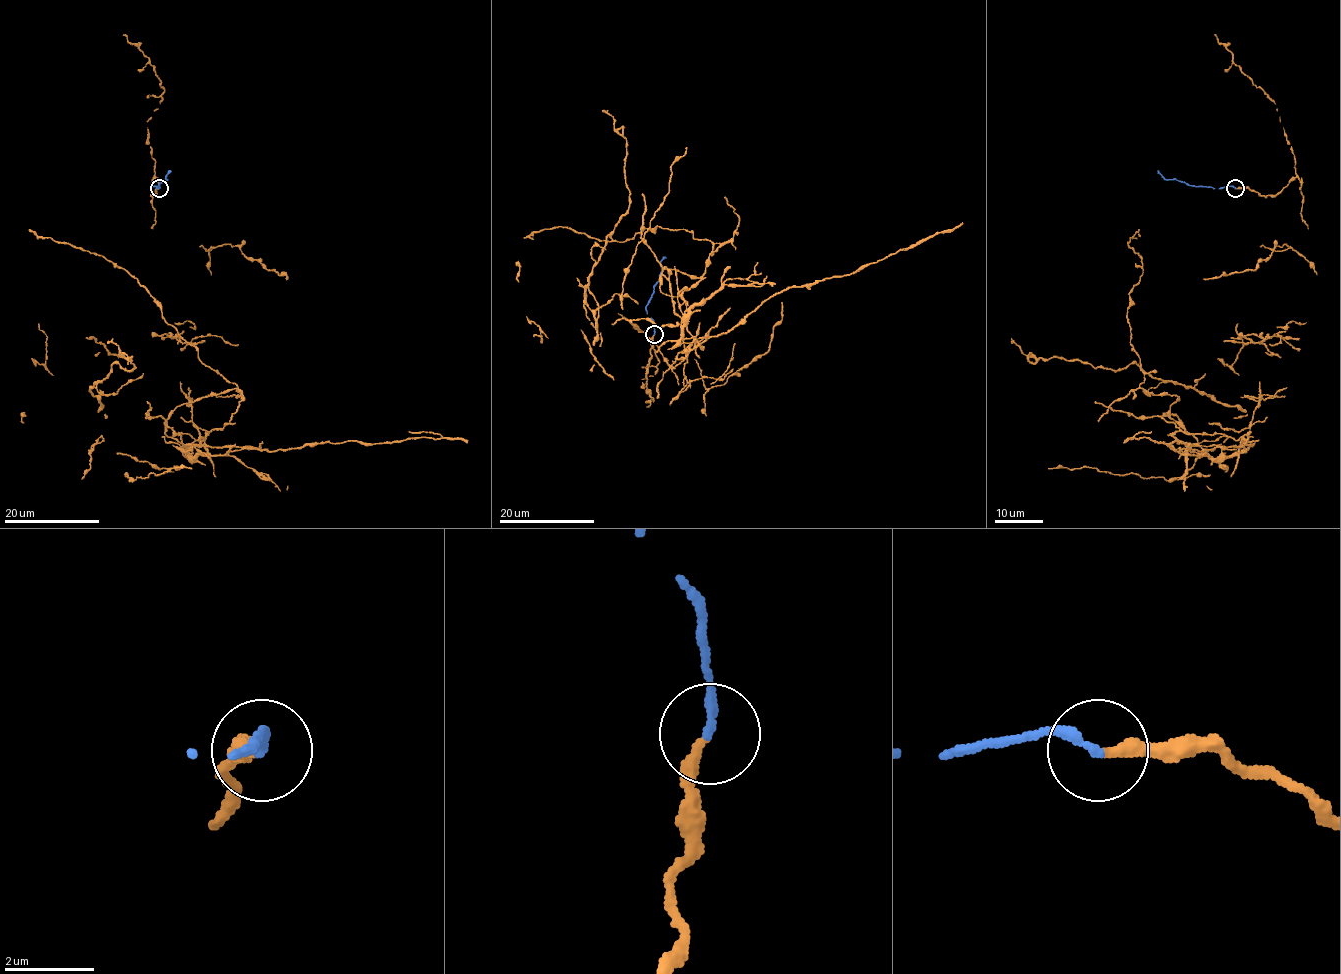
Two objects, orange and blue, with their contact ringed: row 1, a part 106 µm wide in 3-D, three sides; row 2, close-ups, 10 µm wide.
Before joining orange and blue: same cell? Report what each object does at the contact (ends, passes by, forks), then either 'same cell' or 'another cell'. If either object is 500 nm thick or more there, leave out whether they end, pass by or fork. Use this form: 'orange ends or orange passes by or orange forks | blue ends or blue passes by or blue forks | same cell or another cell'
orange ends | blue ends | another cell

